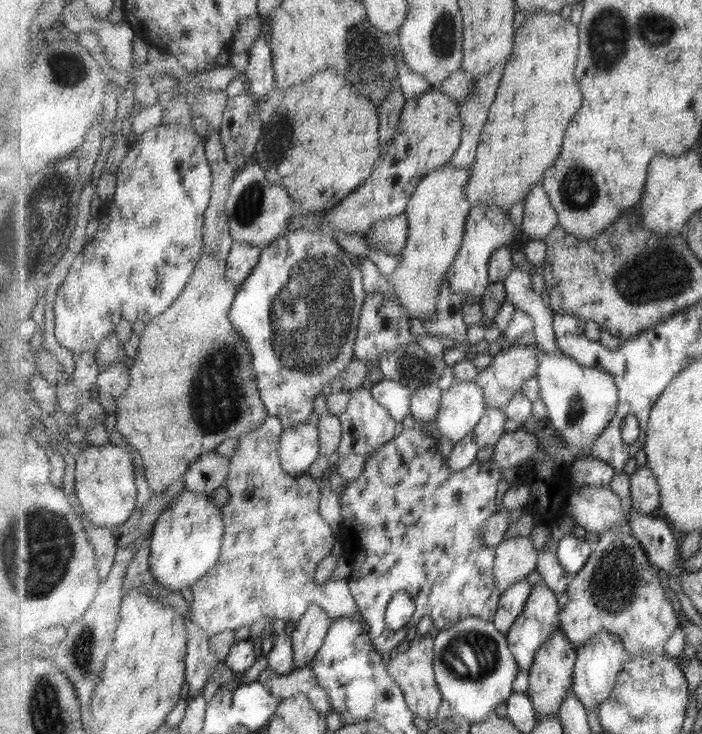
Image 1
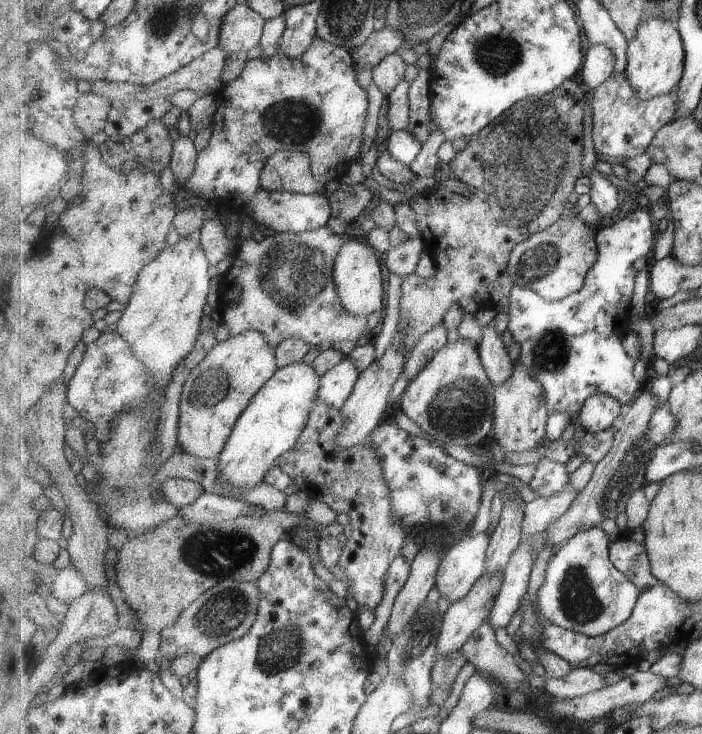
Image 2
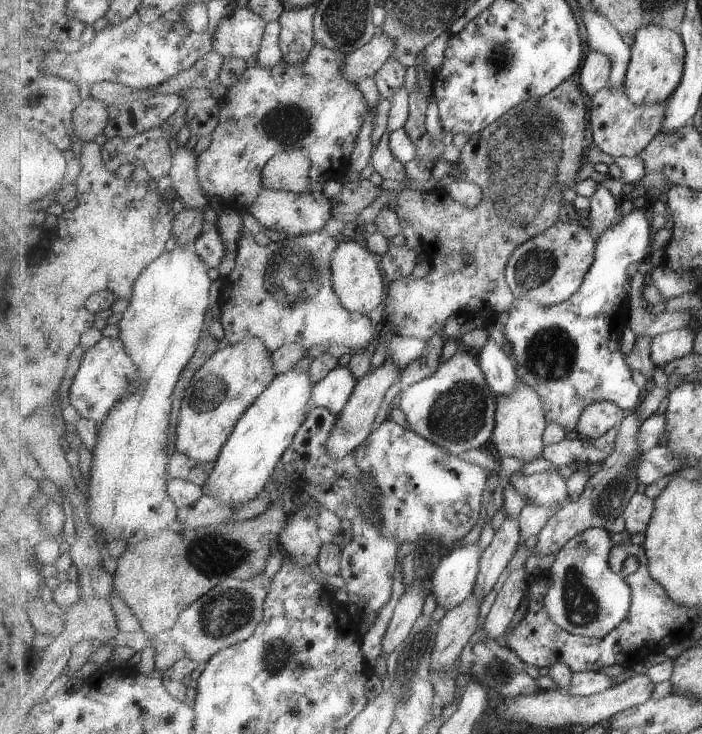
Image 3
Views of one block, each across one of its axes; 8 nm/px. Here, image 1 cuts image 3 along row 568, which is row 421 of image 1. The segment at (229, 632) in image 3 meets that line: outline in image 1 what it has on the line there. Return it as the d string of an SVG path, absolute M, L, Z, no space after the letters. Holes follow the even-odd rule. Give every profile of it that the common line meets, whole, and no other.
M270 418L257 430L238 437L237 450L231 457L231 472L224 487L230 494L222 506L224 511L225 538L217 564L199 582L192 585L194 599L188 617L208 635L221 634L227 630L239 630L263 620L265 616L296 624L312 604L321 605L329 612L329 596L316 581L320 562L331 556L339 537L332 526L319 514L321 489L311 476L303 479L290 476L282 468L280 441L285 429L279 418Z

